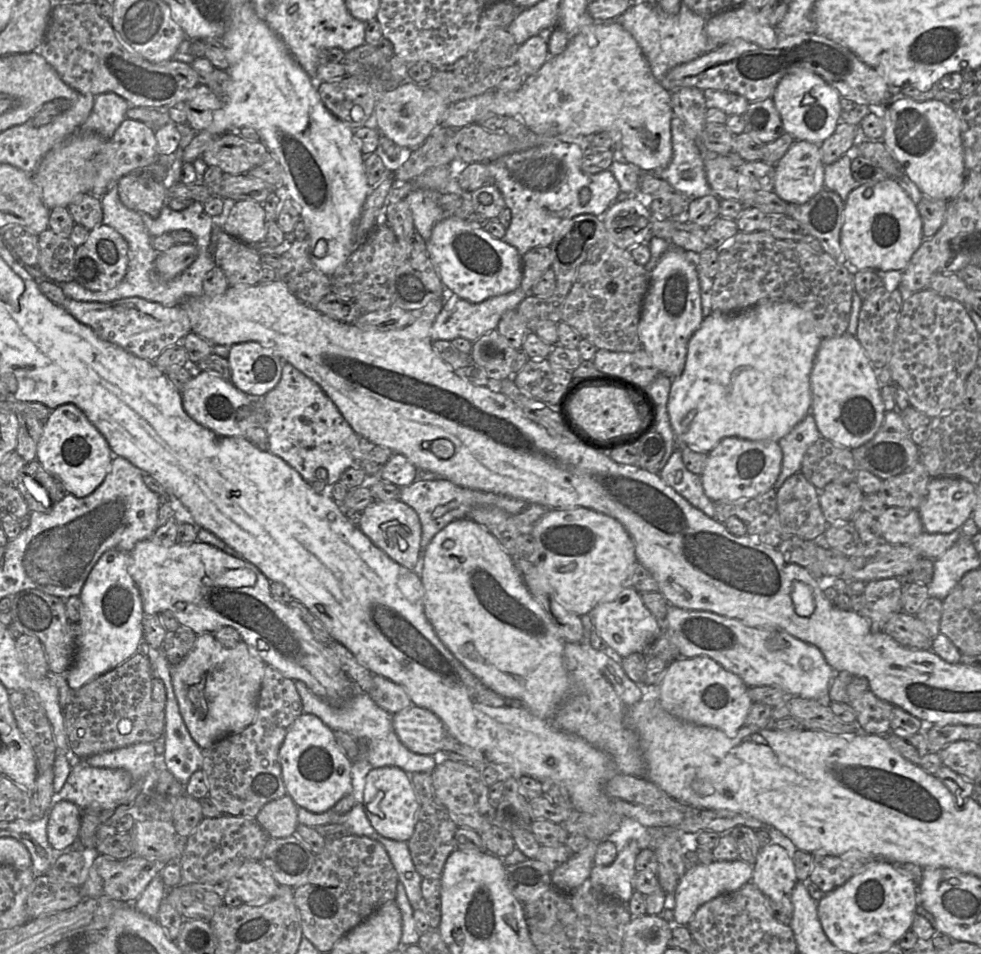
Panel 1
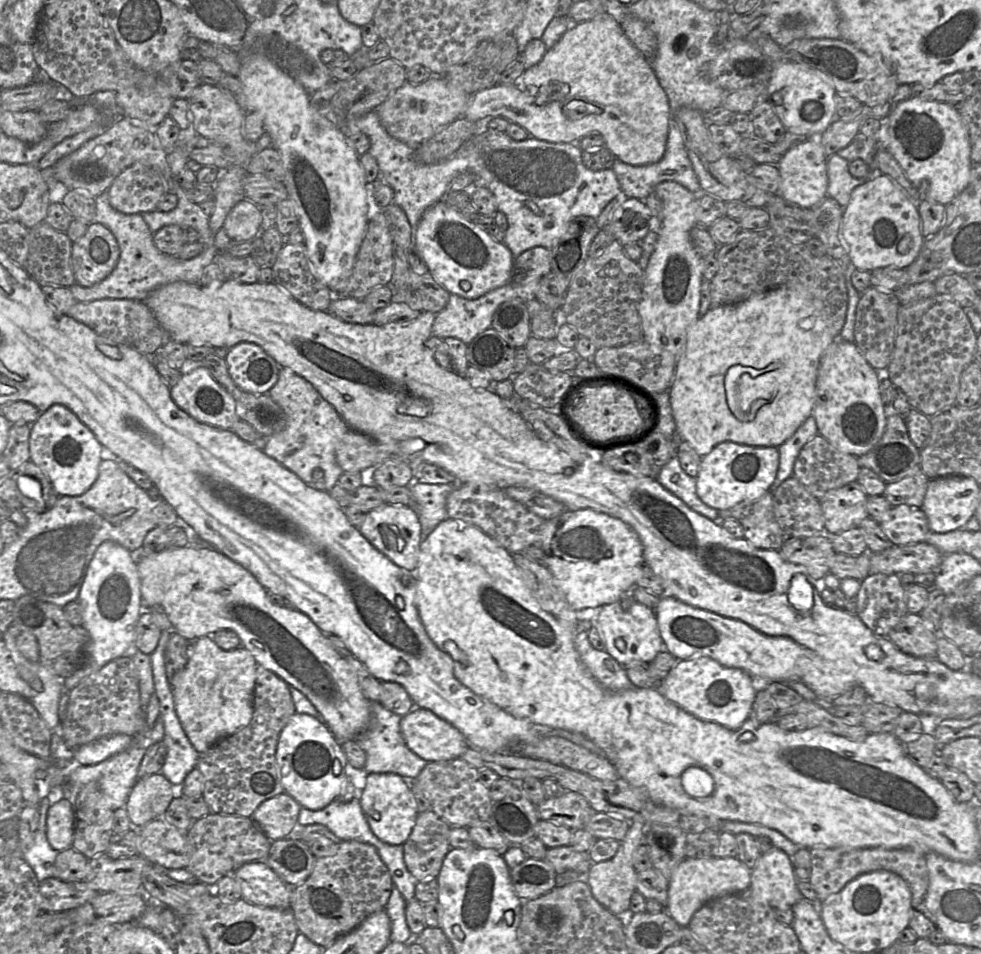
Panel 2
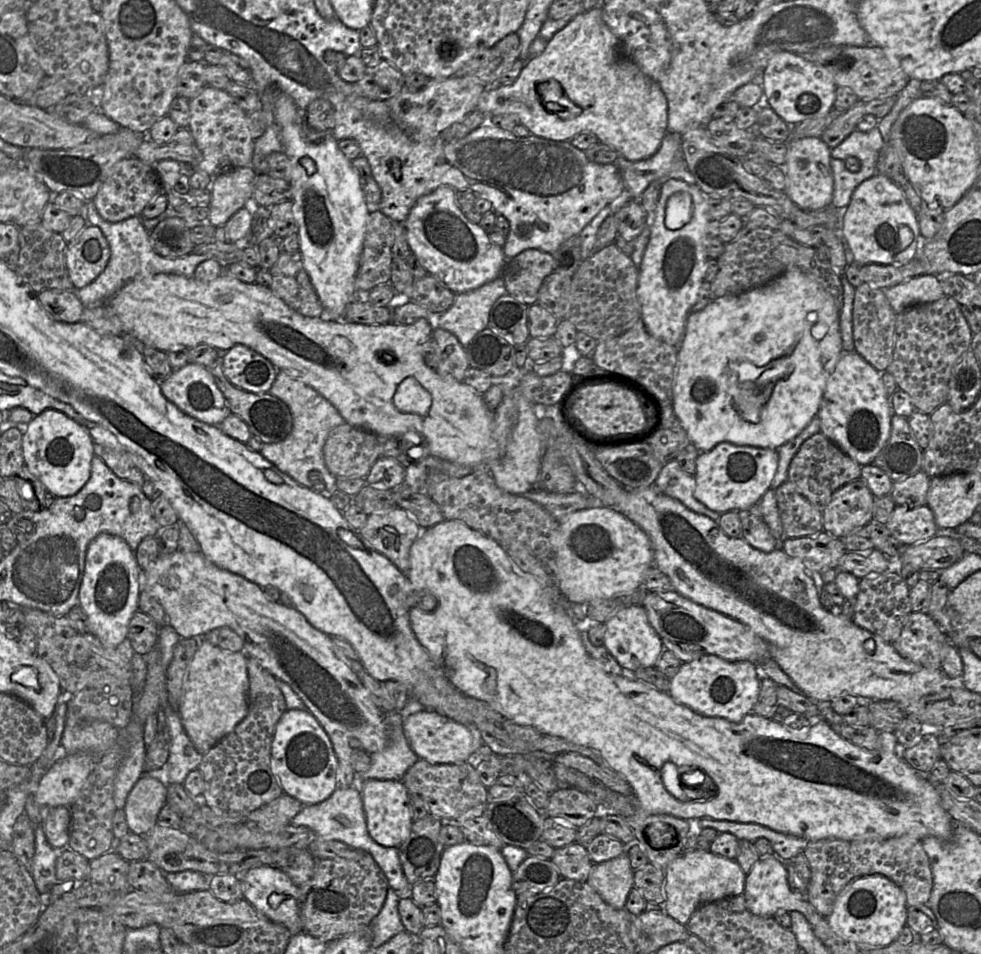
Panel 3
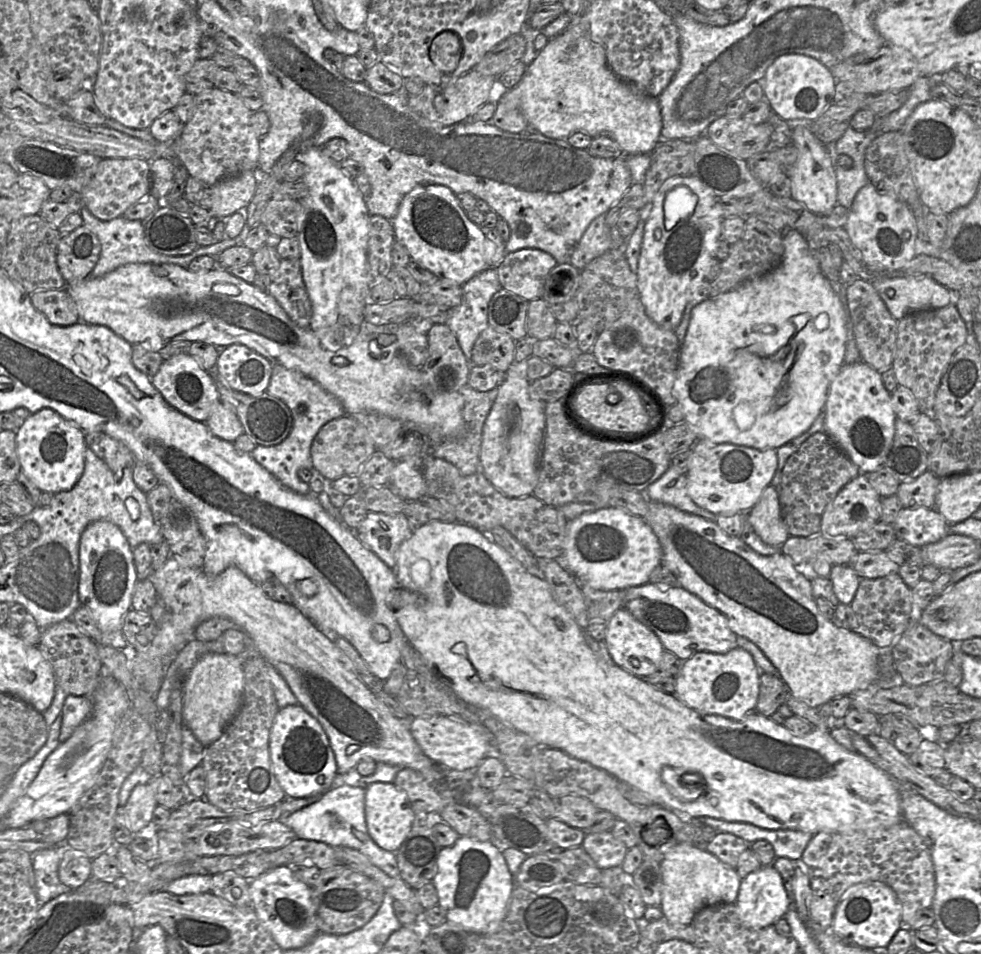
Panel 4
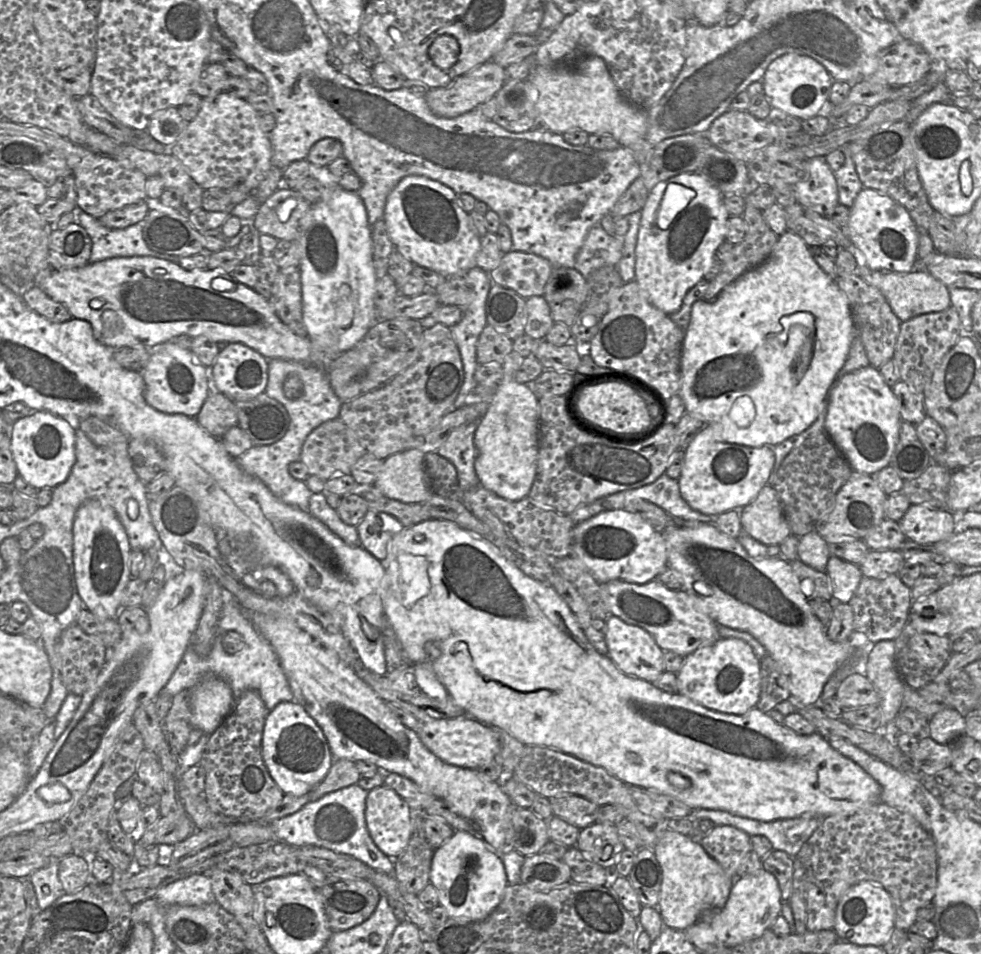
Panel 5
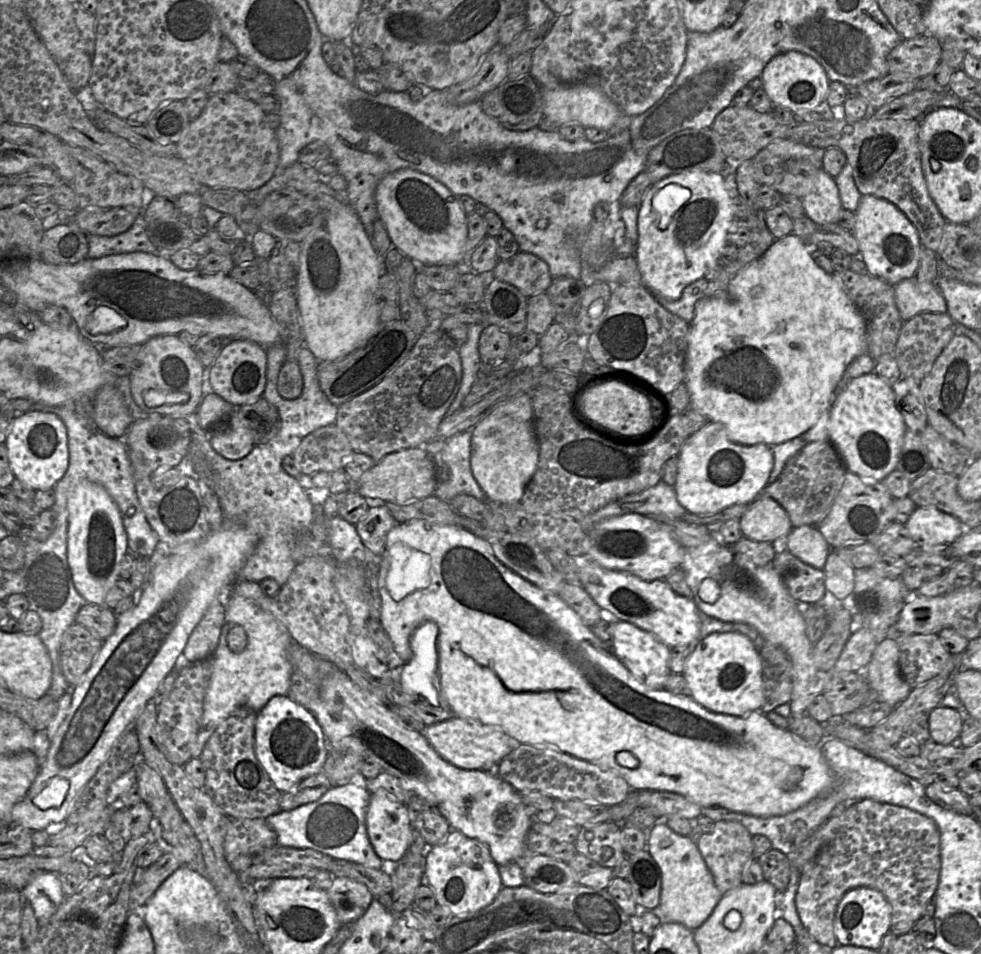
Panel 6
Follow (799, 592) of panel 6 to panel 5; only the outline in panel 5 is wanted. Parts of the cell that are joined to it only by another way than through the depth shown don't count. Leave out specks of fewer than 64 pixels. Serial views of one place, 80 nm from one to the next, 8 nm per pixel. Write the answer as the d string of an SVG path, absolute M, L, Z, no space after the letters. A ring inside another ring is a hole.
M796 559L790 562L791 568L801 581L801 591L808 598L832 598L832 584L826 572L818 571Z

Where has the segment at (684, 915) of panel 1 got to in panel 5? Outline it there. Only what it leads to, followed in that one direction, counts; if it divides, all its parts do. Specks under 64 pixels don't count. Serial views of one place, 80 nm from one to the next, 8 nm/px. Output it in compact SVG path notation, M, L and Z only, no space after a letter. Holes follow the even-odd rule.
M668 829L652 850L662 870L657 909L665 926L683 931L694 925L702 912L722 909L726 905L734 879L725 873L700 844L689 836Z

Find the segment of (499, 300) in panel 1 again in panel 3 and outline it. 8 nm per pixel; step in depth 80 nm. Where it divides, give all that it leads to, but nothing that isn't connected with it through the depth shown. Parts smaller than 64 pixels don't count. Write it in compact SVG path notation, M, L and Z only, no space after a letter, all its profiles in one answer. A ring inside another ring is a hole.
M501 277L477 289L457 293L452 306L441 314L427 319L434 328L445 329L454 334L466 348L480 331L488 327L489 314L494 302L507 294Z

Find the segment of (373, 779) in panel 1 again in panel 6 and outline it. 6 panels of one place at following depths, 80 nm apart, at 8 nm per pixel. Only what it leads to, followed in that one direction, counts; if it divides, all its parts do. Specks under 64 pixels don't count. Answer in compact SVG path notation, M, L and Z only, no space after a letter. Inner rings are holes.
M386 792L370 793L366 810L369 841L381 860L399 861L410 844L411 810Z

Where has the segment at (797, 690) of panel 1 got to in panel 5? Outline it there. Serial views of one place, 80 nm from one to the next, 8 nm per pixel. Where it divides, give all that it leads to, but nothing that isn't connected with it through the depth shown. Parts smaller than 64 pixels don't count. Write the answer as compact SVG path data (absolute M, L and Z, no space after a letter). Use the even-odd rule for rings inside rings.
M657 579L646 584L612 580L601 584L601 588L606 588L606 605L610 614L646 630L665 652L687 657L698 648L710 646L721 638L718 624L696 606L694 596L683 590L671 590Z

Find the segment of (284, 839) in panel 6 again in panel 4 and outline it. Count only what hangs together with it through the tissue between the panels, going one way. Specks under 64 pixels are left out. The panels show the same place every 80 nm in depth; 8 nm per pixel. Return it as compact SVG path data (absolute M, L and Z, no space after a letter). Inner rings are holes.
M376 762L372 775L361 776L358 787L342 785L330 788L320 799L289 816L283 816L281 822L291 828L298 839L313 840L328 844L331 847L344 846L364 854L370 862L391 877L400 877L396 852L380 848L370 837L365 819L365 790L375 782L393 783L396 774L403 767Z

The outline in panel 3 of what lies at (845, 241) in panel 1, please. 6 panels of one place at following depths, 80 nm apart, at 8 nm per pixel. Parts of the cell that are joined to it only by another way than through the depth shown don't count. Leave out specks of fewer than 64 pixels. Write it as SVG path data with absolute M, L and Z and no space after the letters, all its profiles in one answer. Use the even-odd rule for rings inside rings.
M876 175L860 183L852 193L851 200L846 208L838 208L841 213L841 237L850 252L850 258L858 266L877 263L881 265L904 265L916 257L926 240L920 235L918 216L907 202L902 190L888 177ZM907 226L913 233L914 240L904 250L899 249L899 229Z

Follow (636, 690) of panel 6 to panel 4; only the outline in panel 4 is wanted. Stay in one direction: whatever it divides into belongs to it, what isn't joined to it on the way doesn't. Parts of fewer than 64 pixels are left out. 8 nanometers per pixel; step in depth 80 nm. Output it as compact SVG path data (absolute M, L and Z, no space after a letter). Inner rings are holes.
M432 521L413 527L411 535L401 543L396 552L395 575L399 587L420 593L422 598L417 598L413 605L406 605L396 610L394 616L408 643L464 702L489 710L503 722L532 737L540 746L558 749L575 759L604 770L618 781L626 782L645 793L653 804L679 814L745 822L769 830L791 829L811 834L853 833L870 828L889 828L905 821L900 805L901 785L867 758L856 752L850 752L838 744L831 737L829 730L813 728L808 734L797 736L783 724L779 725L756 711L747 714L739 721L718 715L700 714L687 707L674 695L657 690L643 678L628 673L616 664L608 664L599 659L587 646L583 630L571 614L555 600L546 580L541 575L529 573L509 553L498 546L488 533L461 522ZM665 766L682 768L686 771L685 774L699 775L703 788L702 794L692 801L681 801L674 797L661 779L661 771Z

